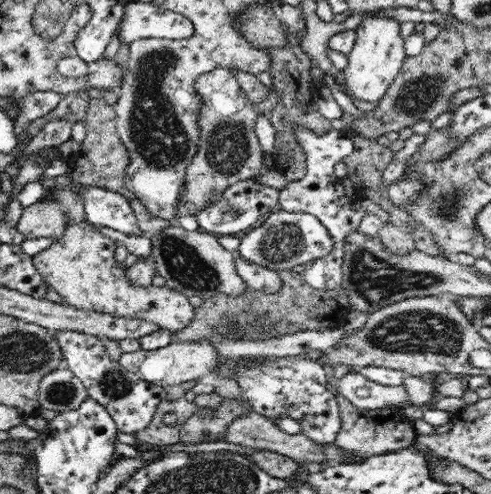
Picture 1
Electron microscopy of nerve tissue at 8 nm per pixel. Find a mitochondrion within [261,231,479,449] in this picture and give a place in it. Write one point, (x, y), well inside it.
(413, 331)

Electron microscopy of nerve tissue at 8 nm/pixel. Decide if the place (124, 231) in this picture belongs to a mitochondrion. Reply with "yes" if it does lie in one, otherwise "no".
no

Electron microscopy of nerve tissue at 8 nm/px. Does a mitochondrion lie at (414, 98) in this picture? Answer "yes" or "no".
yes

